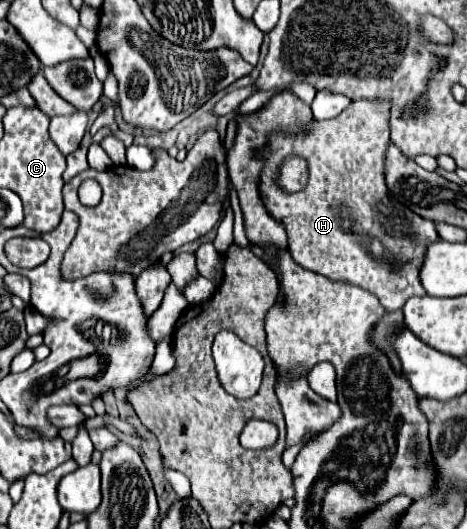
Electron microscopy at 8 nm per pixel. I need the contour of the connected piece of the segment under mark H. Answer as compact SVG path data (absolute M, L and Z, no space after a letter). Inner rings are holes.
M366 99L354 101L338 117L328 121L314 121L306 135L272 135L268 147L260 153L266 159L260 175L260 193L266 209L284 223L288 233L288 249L296 263L324 277L358 285L374 293L386 311L398 311L406 299L426 295L420 283L422 259L426 255L426 247L436 243L440 237L436 235L436 225L432 221L390 199L384 185L384 151L388 141L388 103ZM292 155L302 157L308 163L308 183L302 191L296 193L288 193L278 185L280 167L284 165L284 159Z

